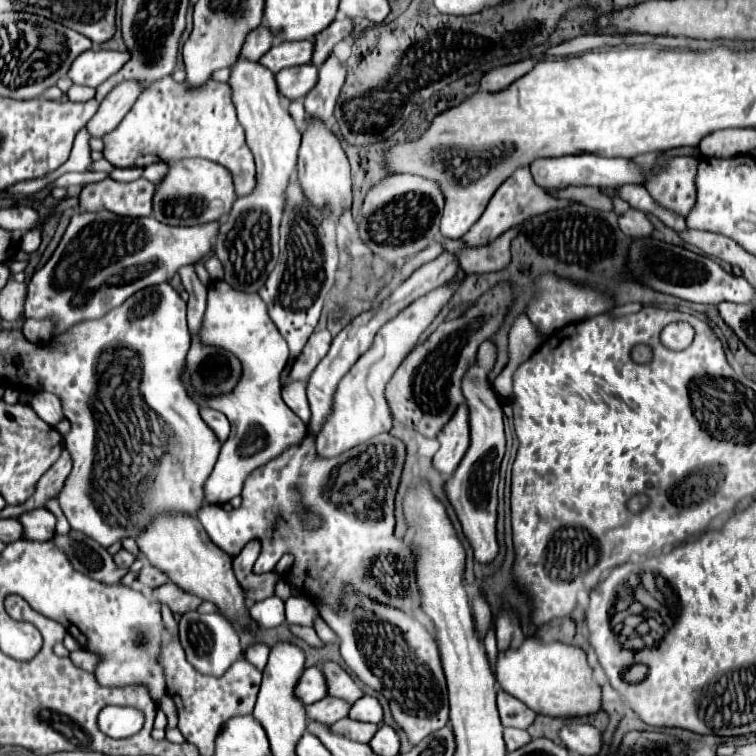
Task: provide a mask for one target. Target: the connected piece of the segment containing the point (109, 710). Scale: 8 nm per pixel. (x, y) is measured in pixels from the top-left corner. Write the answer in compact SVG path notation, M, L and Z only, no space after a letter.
M108 705L102 709L98 716L100 730L112 738L124 738L132 736L142 728L144 722L143 713L132 707Z

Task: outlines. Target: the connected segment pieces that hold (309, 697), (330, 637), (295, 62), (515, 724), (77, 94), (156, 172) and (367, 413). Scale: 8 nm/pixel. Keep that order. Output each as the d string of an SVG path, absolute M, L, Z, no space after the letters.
M316 666L306 668L294 688L294 696L298 700L302 700L304 704L312 704L312 702L318 702L320 698L324 698L326 696L326 682L324 682L322 670Z
M318 618L316 620L316 624L314 624L314 628L316 628L316 632L318 632L318 636L328 644L328 642L334 642L336 640L336 634L324 624L324 620L322 618Z
M302 40L302 42L280 42L274 44L262 58L260 62L272 70L274 74L280 72L282 68L290 68L290 66L300 66L300 64L308 64L312 58L312 42L310 40Z
M504 690L498 692L498 712L500 712L500 720L504 728L512 726L512 728L526 730L536 718L534 710L530 710L524 702L520 702L518 698L510 696Z
M74 84L74 86L68 90L68 98L74 100L74 102L90 100L94 94L96 94L94 88L90 88L90 86L78 86L78 84Z
M160 162L147 167L143 176L155 185L160 185L164 176L168 173L169 166L165 162Z
M460 280L440 286L438 290L432 290L430 294L412 302L406 310L402 310L396 318L392 318L378 330L372 348L366 354L362 354L358 362L350 368L350 372L338 382L338 388L332 398L332 410L326 416L326 422L322 424L322 430L318 432L316 438L316 450L320 456L332 458L352 446L358 446L360 442L368 442L368 438L376 434L390 432L392 416L390 416L388 402L384 398L384 388L390 382L396 368L412 352L420 334L432 324L438 312L452 300L458 288L460 288Z

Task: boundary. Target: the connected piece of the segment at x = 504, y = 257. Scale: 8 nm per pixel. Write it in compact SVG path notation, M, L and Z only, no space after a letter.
M512 228L494 242L478 248L466 248L462 240L442 240L448 252L454 252L460 260L460 266L466 274L484 274L498 272L510 264L510 240L518 234L520 228Z

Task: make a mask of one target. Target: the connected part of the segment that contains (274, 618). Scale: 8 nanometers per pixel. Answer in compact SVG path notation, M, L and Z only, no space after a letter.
M278 596L266 598L262 602L254 602L250 606L250 614L260 628L276 628L284 624L284 602Z

